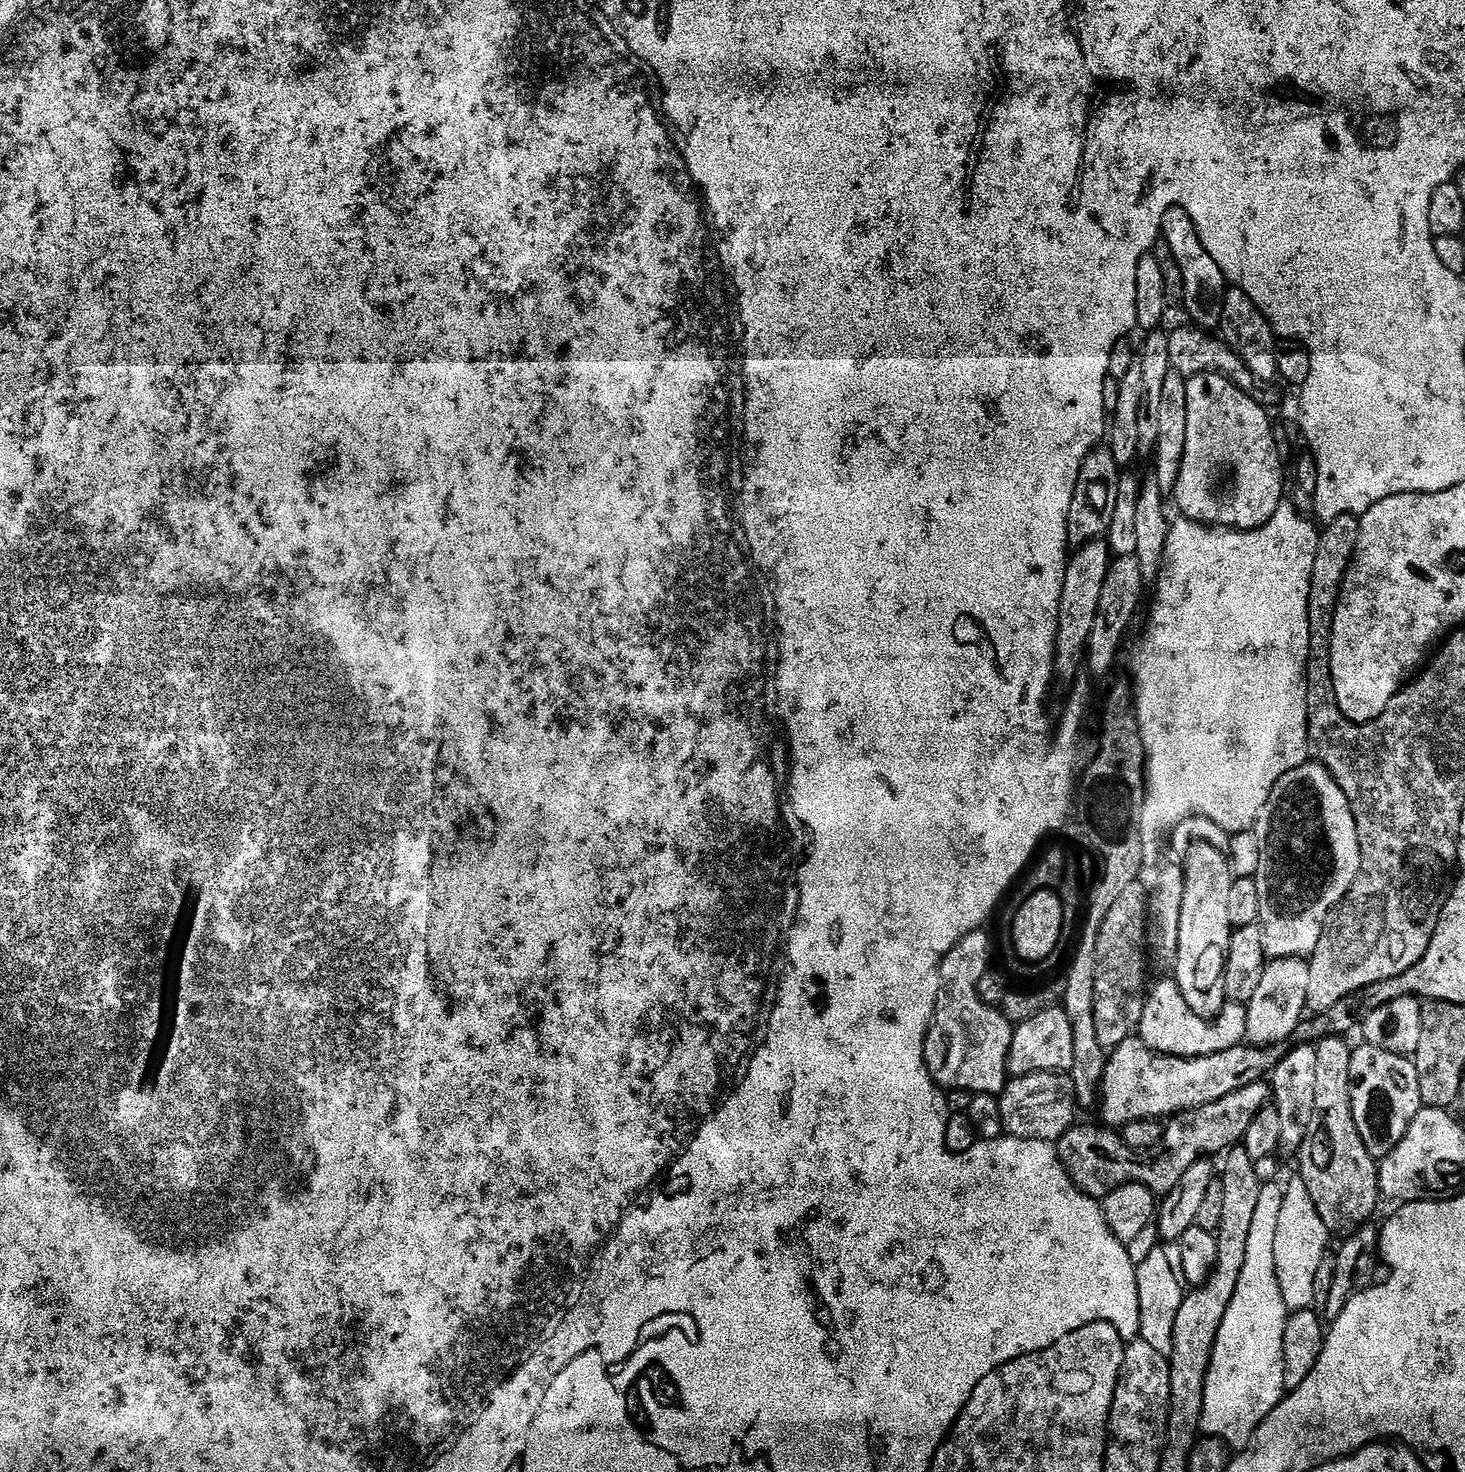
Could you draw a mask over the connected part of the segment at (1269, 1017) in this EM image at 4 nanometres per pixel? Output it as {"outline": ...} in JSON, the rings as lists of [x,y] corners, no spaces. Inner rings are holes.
{"outline":[[[1291,956],[1290,958],[1282,958],[1281,960],[1268,960],[1264,966],[1264,973],[1262,974],[1262,982],[1258,985],[1258,991],[1254,994],[1254,998],[1250,998],[1250,1002],[1246,1005],[1248,1013],[1246,1014],[1246,1032],[1245,1037],[1247,1043],[1252,1046],[1280,1046],[1285,1042],[1283,1040],[1291,1041],[1296,1034],[1296,1028],[1301,1020],[1305,1019],[1306,1009],[1308,1008],[1308,991],[1310,990],[1310,963],[1307,959],[1299,956]]]}

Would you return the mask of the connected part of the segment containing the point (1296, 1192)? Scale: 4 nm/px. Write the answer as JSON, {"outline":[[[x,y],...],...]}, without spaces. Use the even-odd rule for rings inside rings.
{"outline":[[[1299,1174],[1293,1175],[1293,1180],[1287,1181],[1284,1189],[1282,1215],[1278,1218],[1278,1234],[1274,1240],[1278,1284],[1282,1298],[1292,1312],[1311,1309],[1312,1303],[1318,1300],[1315,1278],[1324,1256],[1329,1255],[1328,1240],[1330,1241],[1328,1227],[1318,1214],[1318,1206],[1314,1206],[1314,1198],[1310,1198],[1310,1190],[1306,1190],[1306,1182]]]}

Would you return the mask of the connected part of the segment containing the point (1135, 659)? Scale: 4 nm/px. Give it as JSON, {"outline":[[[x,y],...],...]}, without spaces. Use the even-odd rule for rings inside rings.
{"outline":[[[1282,502],[1278,510],[1261,528],[1251,528],[1248,532],[1221,530],[1207,524],[1198,524],[1195,520],[1176,518],[1171,521],[1165,561],[1155,581],[1156,597],[1152,600],[1152,613],[1148,616],[1148,625],[1144,628],[1144,637],[1140,645],[1132,652],[1131,683],[1136,693],[1136,717],[1142,734],[1144,747],[1144,774],[1146,787],[1144,790],[1144,807],[1140,837],[1142,838],[1142,854],[1145,865],[1152,863],[1160,856],[1160,843],[1171,828],[1172,840],[1176,843],[1177,853],[1183,854],[1195,844],[1214,846],[1214,850],[1228,852],[1229,863],[1233,875],[1254,878],[1257,874],[1261,857],[1261,837],[1252,832],[1244,832],[1256,824],[1260,815],[1265,815],[1269,807],[1268,799],[1282,774],[1302,766],[1309,759],[1308,750],[1308,718],[1310,701],[1308,699],[1308,657],[1310,656],[1310,618],[1308,603],[1310,602],[1310,582],[1314,574],[1314,558],[1318,554],[1320,532],[1304,516],[1296,513],[1296,508],[1289,502]],[[1228,832],[1240,832],[1232,840]]]}

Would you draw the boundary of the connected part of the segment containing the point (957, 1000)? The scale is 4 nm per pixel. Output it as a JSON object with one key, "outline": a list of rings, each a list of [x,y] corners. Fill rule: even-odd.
{"outline":[[[977,930],[966,934],[966,938],[959,940],[940,963],[940,989],[936,995],[932,1024],[928,1028],[928,1037],[924,1043],[924,1057],[932,1081],[940,1085],[941,1089],[957,1088],[960,1092],[968,1092],[967,1094],[985,1092],[995,1096],[1004,1091],[1004,1085],[1010,1076],[1008,1055],[1014,1024],[1004,1016],[999,1007],[984,1004],[979,996],[978,984],[982,976],[990,971],[986,933],[987,931]]]}

